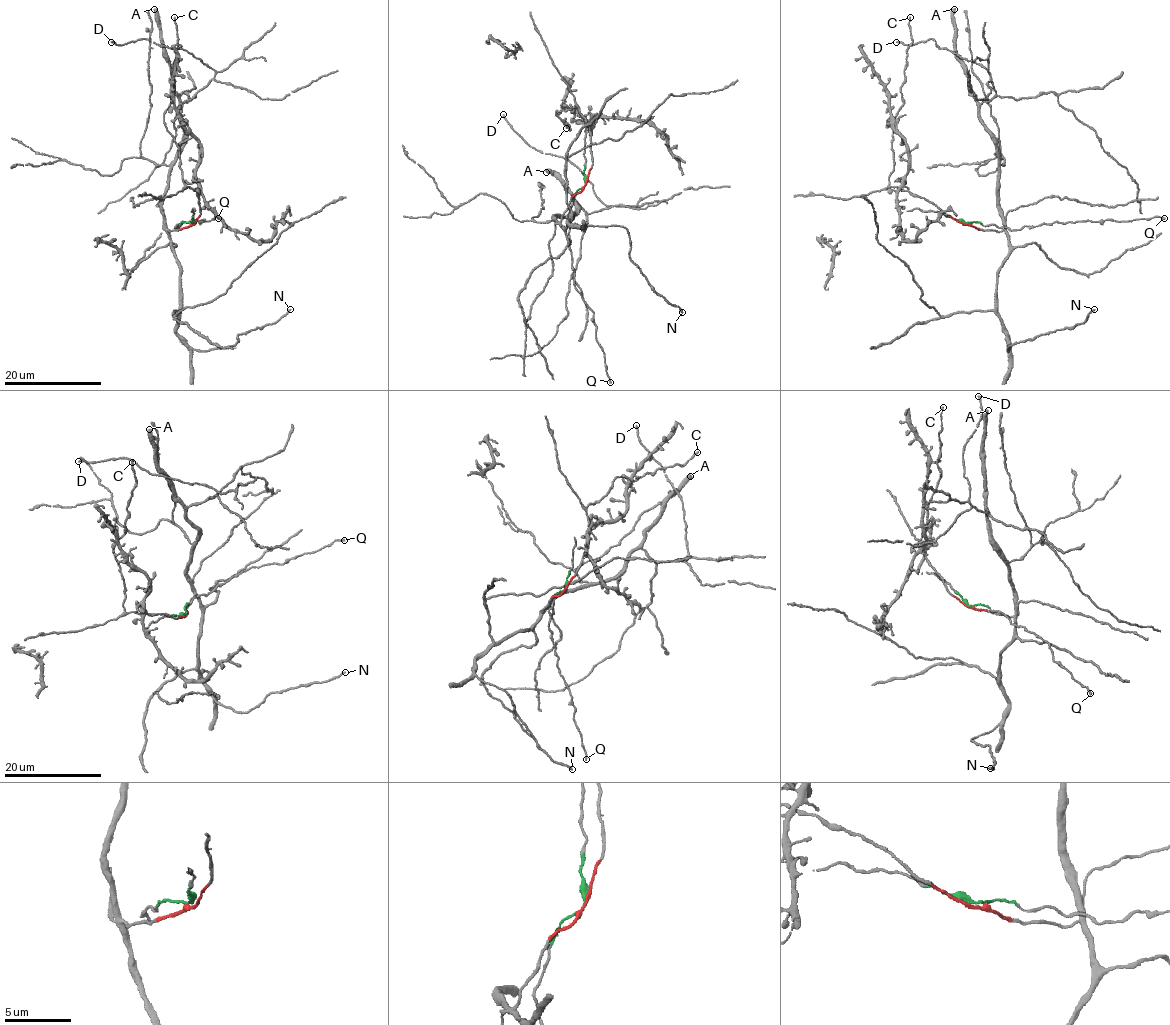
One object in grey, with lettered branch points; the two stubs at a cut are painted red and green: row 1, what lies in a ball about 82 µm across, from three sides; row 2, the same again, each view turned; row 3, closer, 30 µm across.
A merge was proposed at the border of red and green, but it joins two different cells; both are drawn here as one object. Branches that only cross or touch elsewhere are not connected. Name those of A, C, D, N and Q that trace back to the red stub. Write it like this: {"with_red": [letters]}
{"with_red": ["A", "C", "D", "N"]}

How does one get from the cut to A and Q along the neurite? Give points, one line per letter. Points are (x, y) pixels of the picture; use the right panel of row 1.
A: (966, 223), (984, 229), (1001, 231), (1004, 227), (998, 144), (979, 116), (970, 76), (956, 52), (954, 8)
Q: (966, 223), (995, 225), (1016, 231), (1025, 226), (1054, 222), (1122, 221), (1158, 216), (1164, 218)

